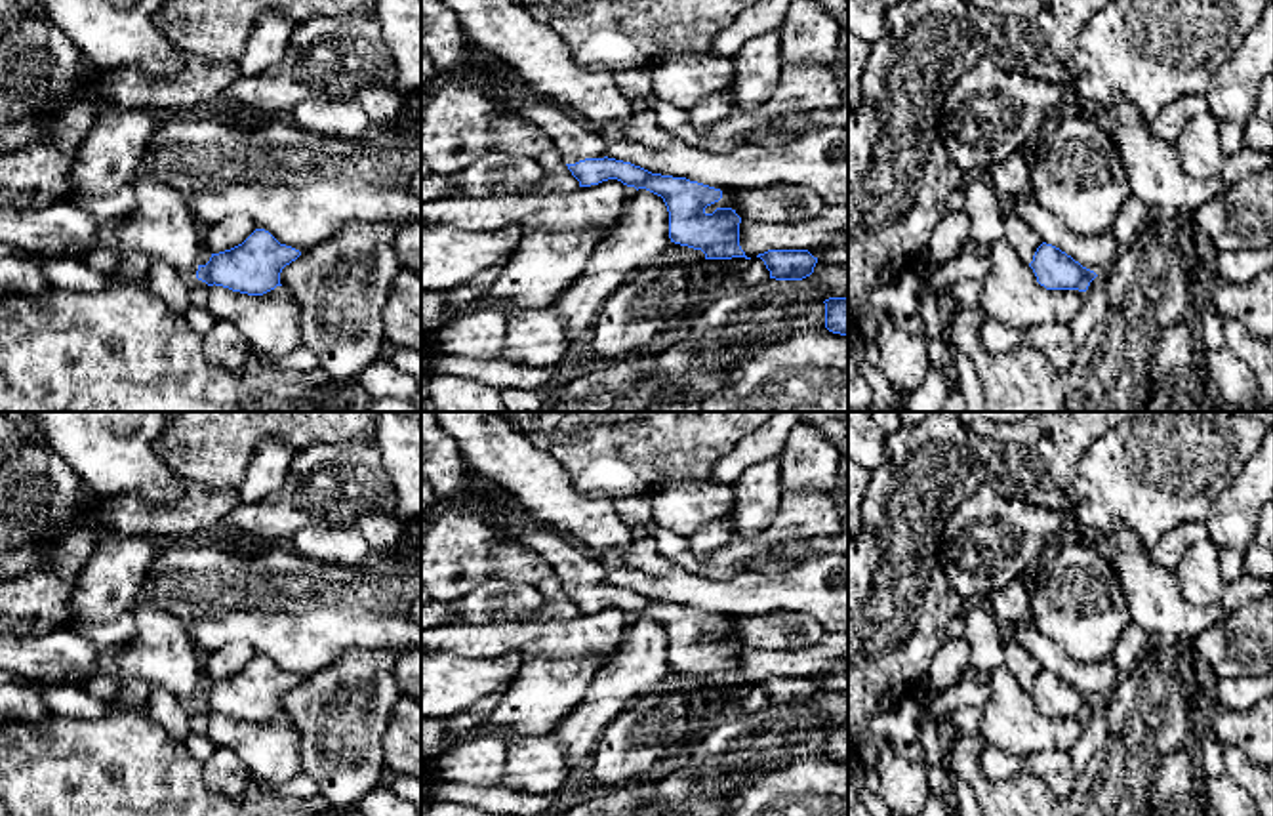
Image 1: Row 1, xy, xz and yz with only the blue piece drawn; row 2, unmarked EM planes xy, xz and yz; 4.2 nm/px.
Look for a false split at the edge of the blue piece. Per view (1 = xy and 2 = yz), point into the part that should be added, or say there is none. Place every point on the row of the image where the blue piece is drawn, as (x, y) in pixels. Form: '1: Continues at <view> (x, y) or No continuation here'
1: No continuation here
2: No continuation here

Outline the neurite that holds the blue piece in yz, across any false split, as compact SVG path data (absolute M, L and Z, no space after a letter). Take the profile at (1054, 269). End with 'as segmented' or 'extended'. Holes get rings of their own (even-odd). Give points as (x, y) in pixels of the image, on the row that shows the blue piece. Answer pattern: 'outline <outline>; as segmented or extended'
outline M1046 242L1037 248L1029 267L1033 269L1037 282L1046 290L1086 292L1090 282L1098 276L1071 255Z; as segmented

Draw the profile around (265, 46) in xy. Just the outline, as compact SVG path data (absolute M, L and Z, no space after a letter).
M265 11L253 27L238 61L240 76L253 76L278 63L290 42L293 25L278 11Z

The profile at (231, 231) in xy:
M238 214L212 225L202 238L210 254L219 254L242 244L255 229L252 217Z

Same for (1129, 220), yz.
M1130 194L1121 206L1109 233L1121 244L1122 250L1126 250L1132 244L1132 240L1138 236L1145 212L1147 206L1134 194Z

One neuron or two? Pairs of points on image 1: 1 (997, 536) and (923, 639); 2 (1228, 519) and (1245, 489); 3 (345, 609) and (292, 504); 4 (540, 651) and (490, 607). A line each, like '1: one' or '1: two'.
1: two
2: one
3: two
4: two

